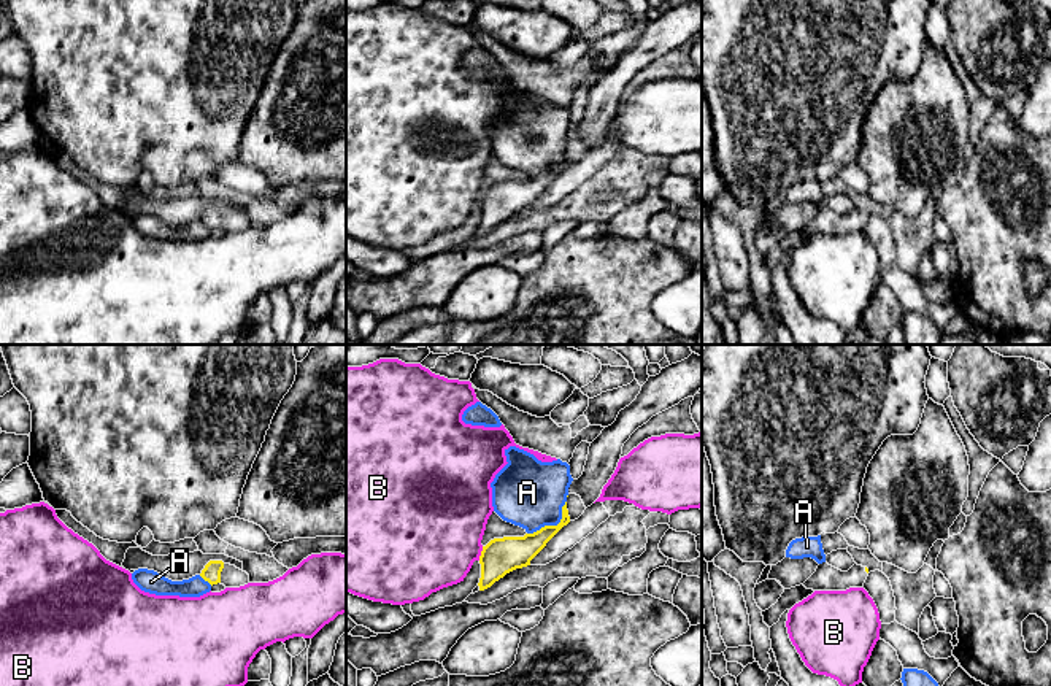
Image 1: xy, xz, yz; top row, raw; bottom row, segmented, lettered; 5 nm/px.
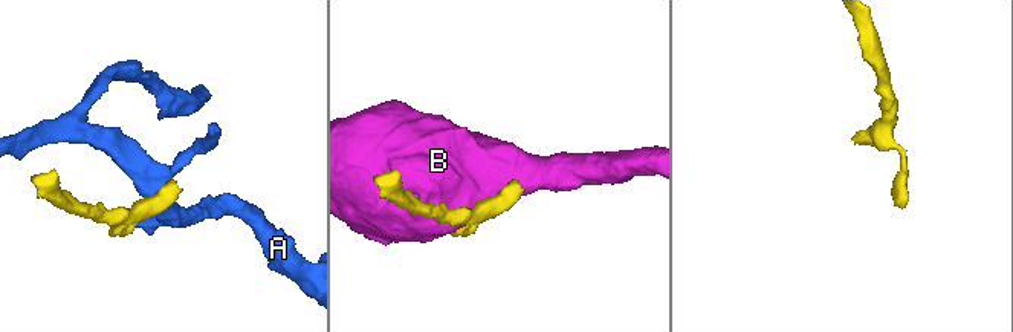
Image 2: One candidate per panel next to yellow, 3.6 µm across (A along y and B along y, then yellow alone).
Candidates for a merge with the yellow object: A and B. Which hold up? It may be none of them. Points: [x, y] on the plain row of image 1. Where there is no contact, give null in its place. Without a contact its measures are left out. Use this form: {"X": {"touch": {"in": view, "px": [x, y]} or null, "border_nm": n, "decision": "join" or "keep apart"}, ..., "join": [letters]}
{"A": {"touch": {"in": "xz", "px": [553, 170]}, "border_nm": 260, "decision": "keep apart"}, "B": {"touch": {"in": "xz", "px": [481, 197]}, "border_nm": 80, "decision": "keep apart"}, "join": []}

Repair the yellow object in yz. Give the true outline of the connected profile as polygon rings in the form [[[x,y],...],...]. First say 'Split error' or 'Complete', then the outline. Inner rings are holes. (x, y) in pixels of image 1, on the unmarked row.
Split error. [[[822,206],[803,230],[813,235],[846,235],[849,232],[862,232],[867,221],[868,213],[857,208],[848,216],[841,216],[827,206]]]

